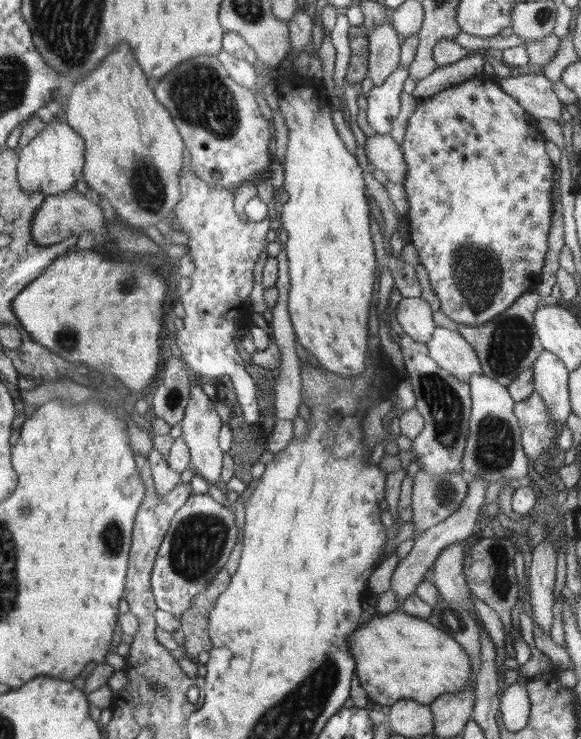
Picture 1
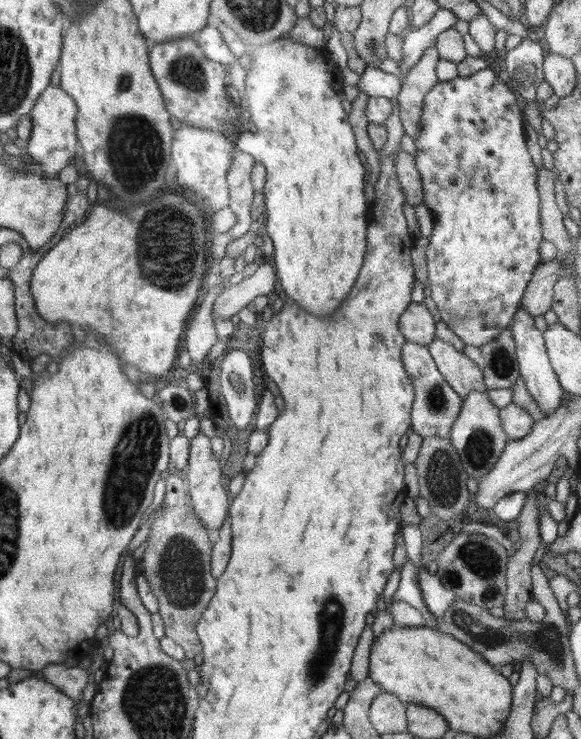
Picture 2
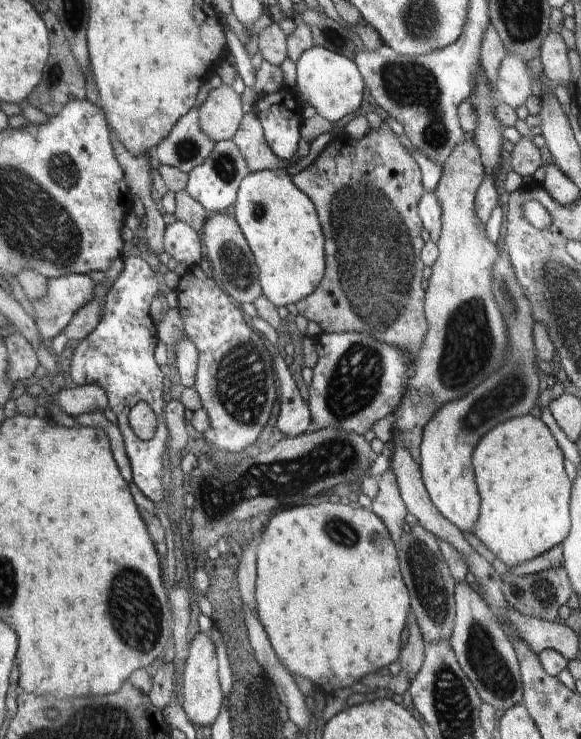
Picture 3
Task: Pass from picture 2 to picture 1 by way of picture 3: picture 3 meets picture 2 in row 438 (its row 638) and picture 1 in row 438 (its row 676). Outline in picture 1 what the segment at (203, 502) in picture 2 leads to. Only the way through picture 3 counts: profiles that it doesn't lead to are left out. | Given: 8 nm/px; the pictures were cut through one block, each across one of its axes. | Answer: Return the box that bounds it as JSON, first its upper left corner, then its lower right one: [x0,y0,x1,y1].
[180,385,223,484]

